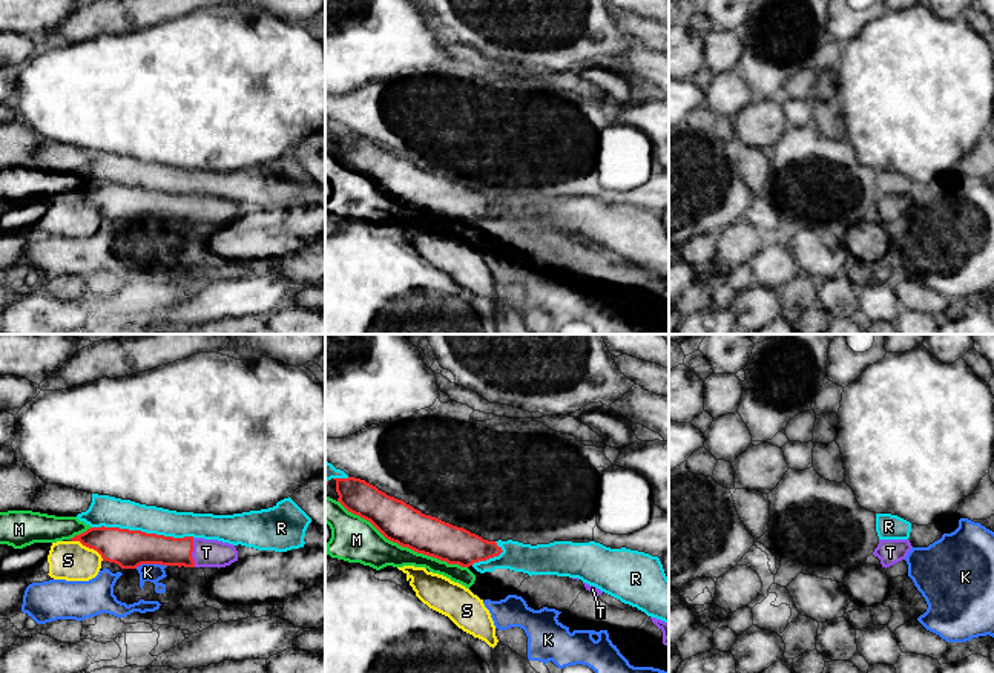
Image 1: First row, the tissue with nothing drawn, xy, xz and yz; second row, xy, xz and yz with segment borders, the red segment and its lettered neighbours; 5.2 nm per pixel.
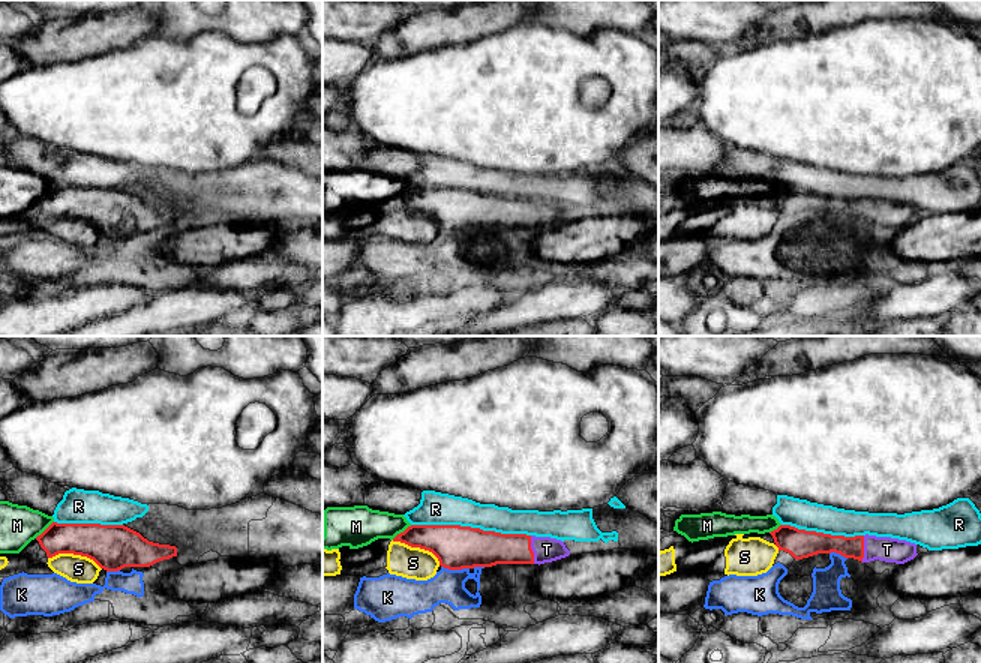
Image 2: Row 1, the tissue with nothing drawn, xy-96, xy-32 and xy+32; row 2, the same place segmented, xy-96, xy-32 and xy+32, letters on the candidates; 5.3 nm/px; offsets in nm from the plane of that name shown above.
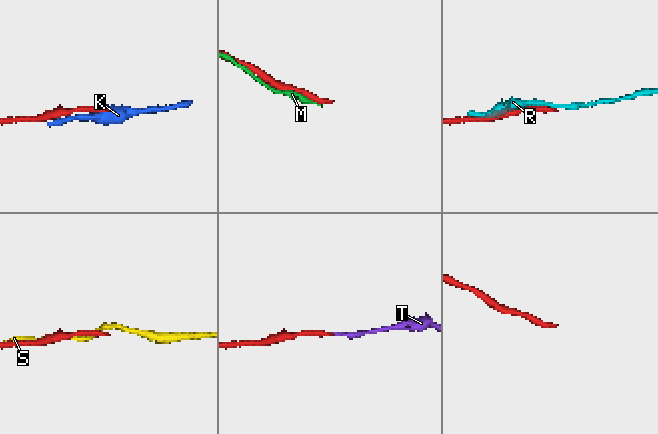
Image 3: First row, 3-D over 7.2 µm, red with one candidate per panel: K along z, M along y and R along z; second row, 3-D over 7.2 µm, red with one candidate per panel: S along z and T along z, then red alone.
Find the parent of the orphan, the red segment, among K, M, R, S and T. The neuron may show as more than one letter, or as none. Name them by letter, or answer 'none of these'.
T

